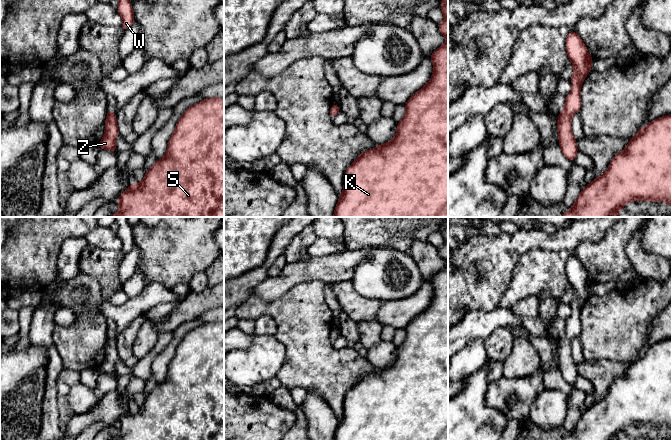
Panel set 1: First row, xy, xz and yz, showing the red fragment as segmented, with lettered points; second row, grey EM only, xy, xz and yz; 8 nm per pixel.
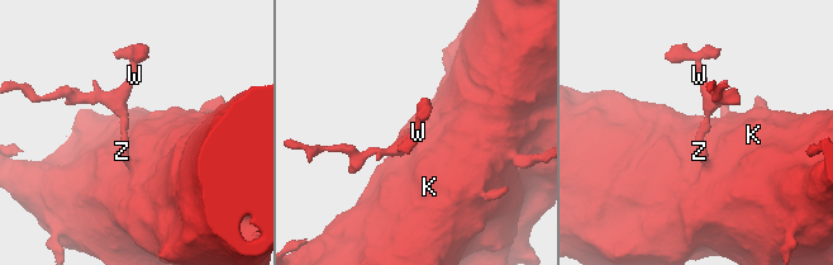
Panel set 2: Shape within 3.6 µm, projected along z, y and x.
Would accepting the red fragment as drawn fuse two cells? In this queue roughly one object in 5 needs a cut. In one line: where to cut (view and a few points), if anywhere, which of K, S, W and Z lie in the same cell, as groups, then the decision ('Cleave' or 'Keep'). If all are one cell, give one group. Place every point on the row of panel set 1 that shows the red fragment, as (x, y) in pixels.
No split. Groups: K S W Z. Keep

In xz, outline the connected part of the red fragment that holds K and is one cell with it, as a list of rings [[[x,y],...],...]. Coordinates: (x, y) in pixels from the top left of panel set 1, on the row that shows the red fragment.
[[[442,0],[439,8],[444,14],[444,21],[438,25],[438,29],[447,41],[430,56],[434,66],[430,81],[404,104],[406,113],[403,119],[397,123],[394,139],[388,143],[377,145],[370,151],[360,153],[358,158],[347,168],[343,193],[339,196],[333,217],[448,217],[448,0]]]

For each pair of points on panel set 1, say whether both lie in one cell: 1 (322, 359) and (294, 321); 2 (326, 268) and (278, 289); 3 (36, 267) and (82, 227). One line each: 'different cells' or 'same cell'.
1: same cell
2: same cell
3: same cell

